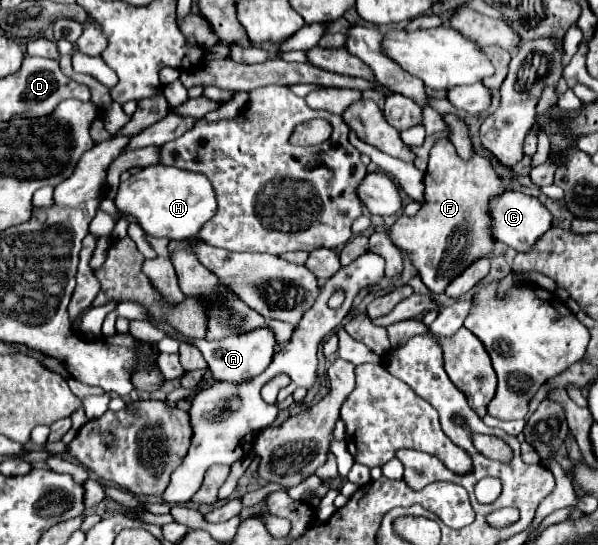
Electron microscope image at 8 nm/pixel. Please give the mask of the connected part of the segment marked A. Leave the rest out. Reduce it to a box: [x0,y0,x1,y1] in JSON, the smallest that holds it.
[188,325,276,381]

